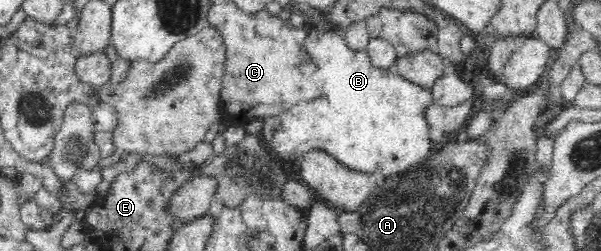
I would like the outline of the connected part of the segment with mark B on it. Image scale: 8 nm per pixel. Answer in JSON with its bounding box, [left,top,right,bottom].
[261,29,434,177]

